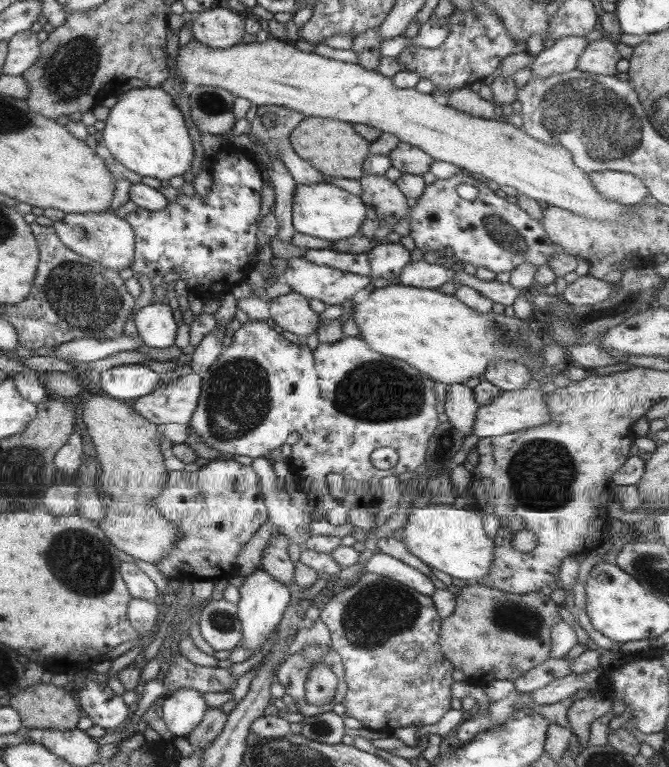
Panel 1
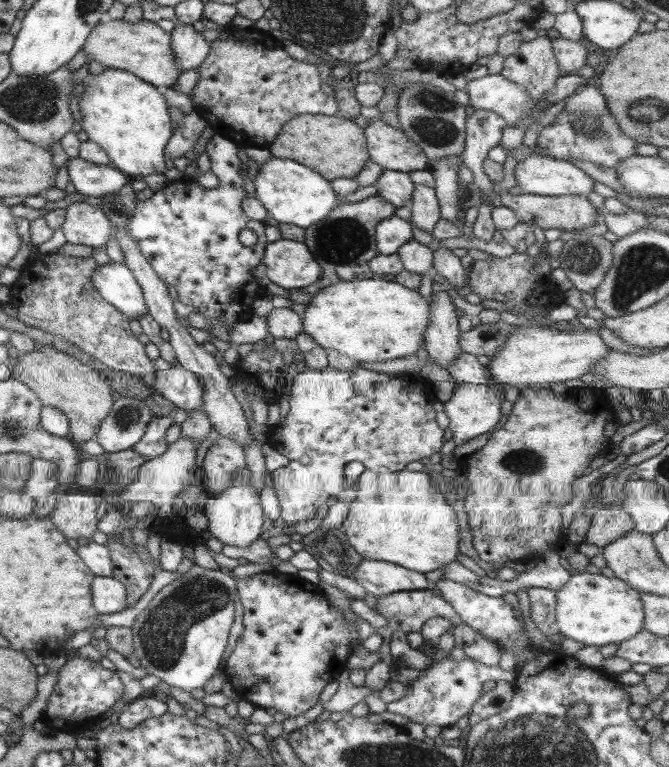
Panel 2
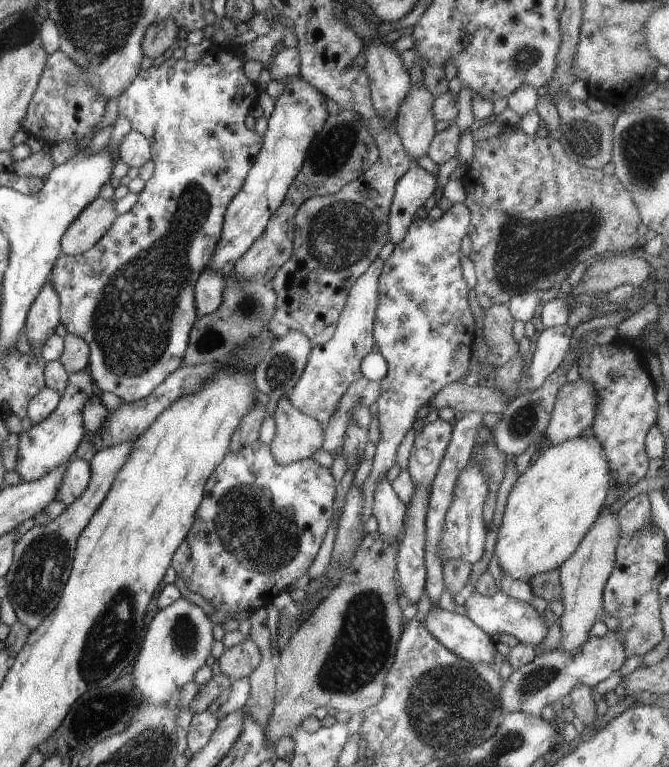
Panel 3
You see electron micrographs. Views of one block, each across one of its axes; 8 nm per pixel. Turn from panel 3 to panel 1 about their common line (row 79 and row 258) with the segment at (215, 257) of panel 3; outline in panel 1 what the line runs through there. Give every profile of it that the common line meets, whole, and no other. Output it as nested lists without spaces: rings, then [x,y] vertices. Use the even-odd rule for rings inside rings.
[[[303,256],[289,258],[286,266],[282,282],[290,285],[293,292],[327,305],[341,305],[345,300],[352,300],[372,282],[371,277],[318,266]]]

